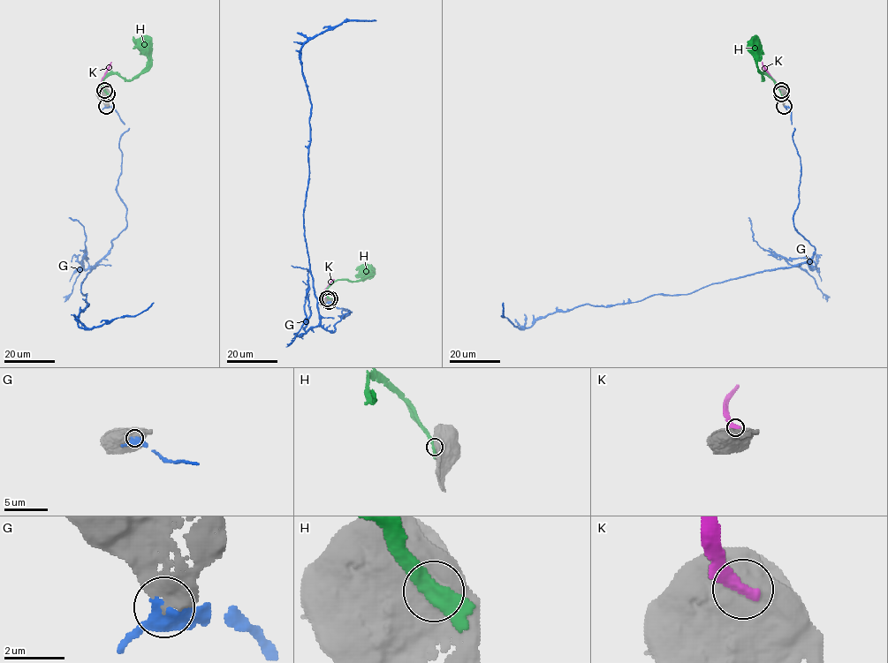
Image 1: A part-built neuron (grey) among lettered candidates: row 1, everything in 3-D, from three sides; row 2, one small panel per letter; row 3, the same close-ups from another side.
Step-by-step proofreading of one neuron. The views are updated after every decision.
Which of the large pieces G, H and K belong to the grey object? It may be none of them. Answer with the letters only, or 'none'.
G

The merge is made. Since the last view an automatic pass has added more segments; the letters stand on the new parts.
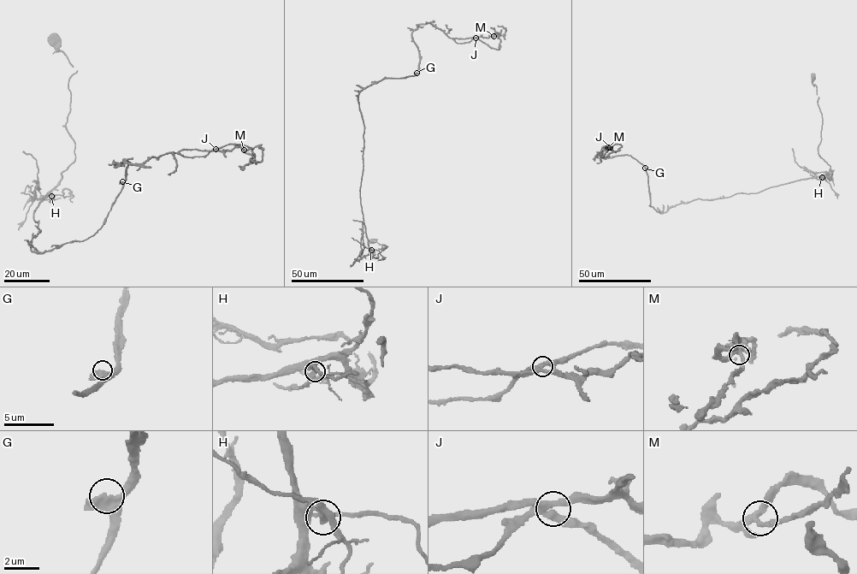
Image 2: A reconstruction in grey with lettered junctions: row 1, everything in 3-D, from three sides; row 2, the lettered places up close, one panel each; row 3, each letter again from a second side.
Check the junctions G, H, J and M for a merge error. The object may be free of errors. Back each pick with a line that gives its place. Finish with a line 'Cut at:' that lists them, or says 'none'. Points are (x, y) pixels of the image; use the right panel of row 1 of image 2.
H: (822, 177)
Cut at: H

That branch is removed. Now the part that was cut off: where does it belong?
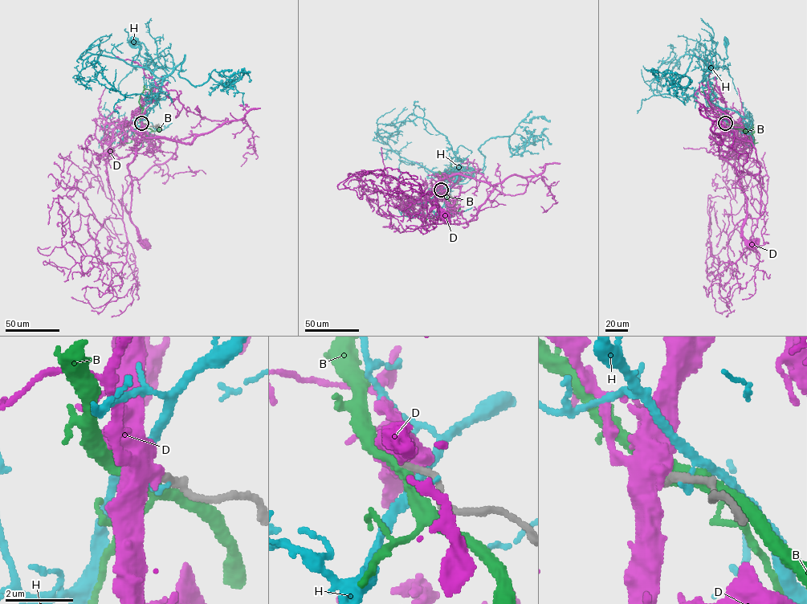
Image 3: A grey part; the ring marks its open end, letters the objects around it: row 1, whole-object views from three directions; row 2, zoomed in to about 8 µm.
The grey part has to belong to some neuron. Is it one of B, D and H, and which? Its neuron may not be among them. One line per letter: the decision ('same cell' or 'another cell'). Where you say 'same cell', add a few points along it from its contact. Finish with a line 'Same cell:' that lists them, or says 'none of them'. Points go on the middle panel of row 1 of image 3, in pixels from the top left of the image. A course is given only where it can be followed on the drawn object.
B: another cell
D: another cell
H: another cell
Same cell: none of them

